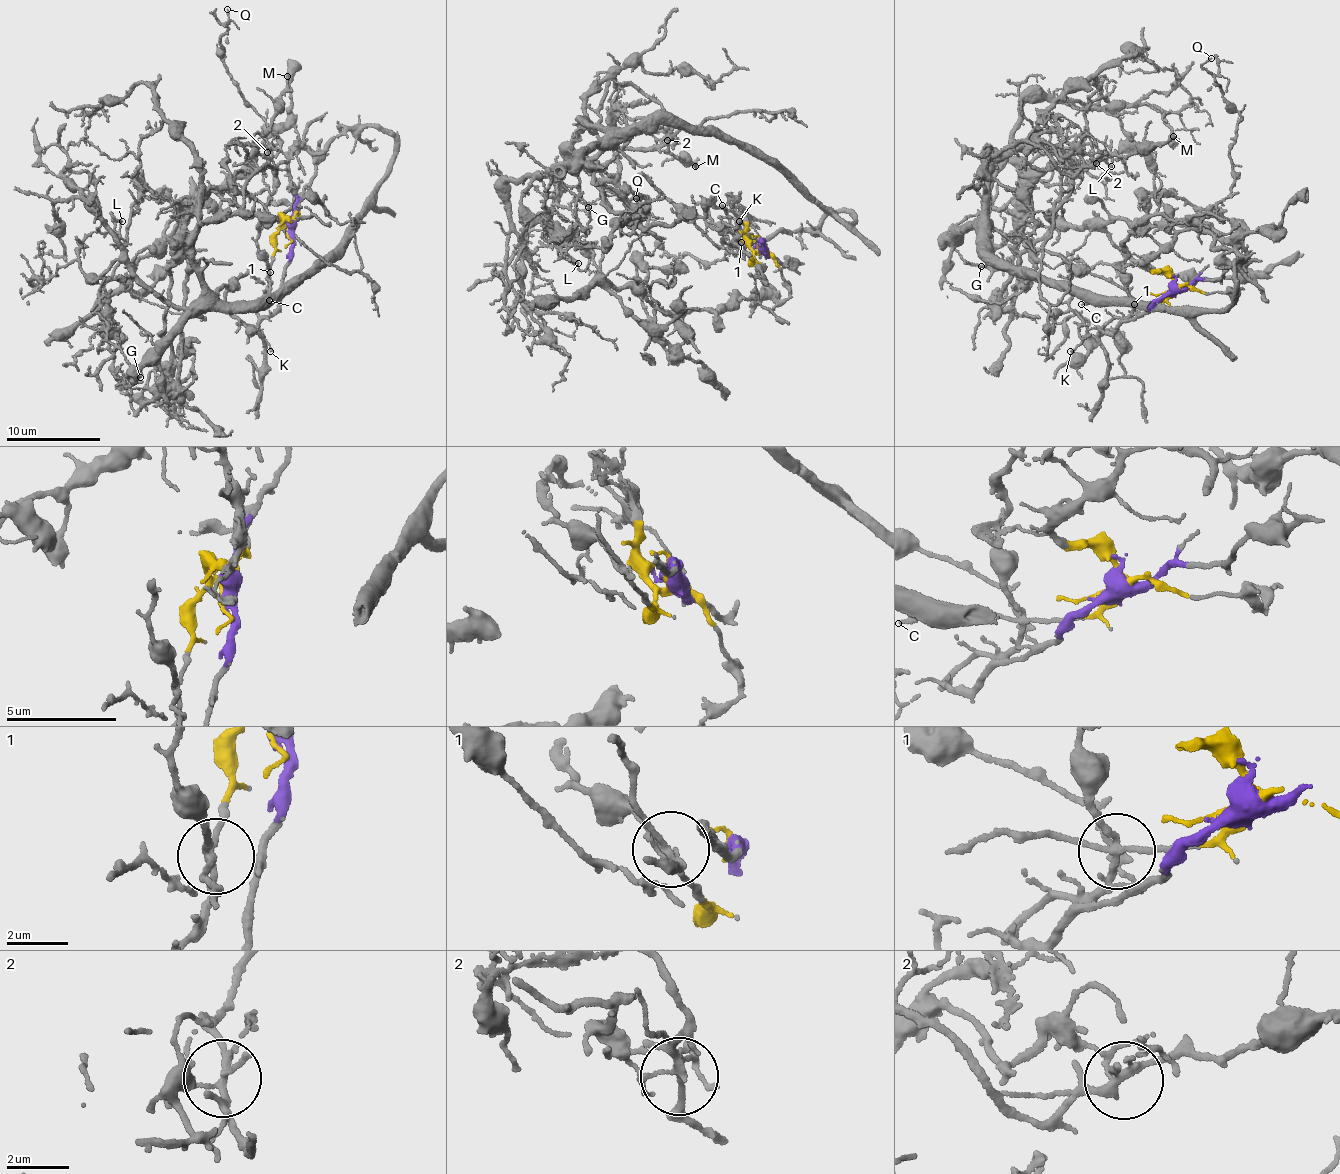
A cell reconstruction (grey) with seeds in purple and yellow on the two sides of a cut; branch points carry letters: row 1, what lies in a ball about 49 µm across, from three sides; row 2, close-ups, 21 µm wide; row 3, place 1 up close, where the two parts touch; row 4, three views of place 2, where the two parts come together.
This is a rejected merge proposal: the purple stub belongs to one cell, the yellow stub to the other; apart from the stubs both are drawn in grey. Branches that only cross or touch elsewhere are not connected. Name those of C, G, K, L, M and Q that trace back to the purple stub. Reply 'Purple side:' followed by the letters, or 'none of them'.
Purple side: none of them

